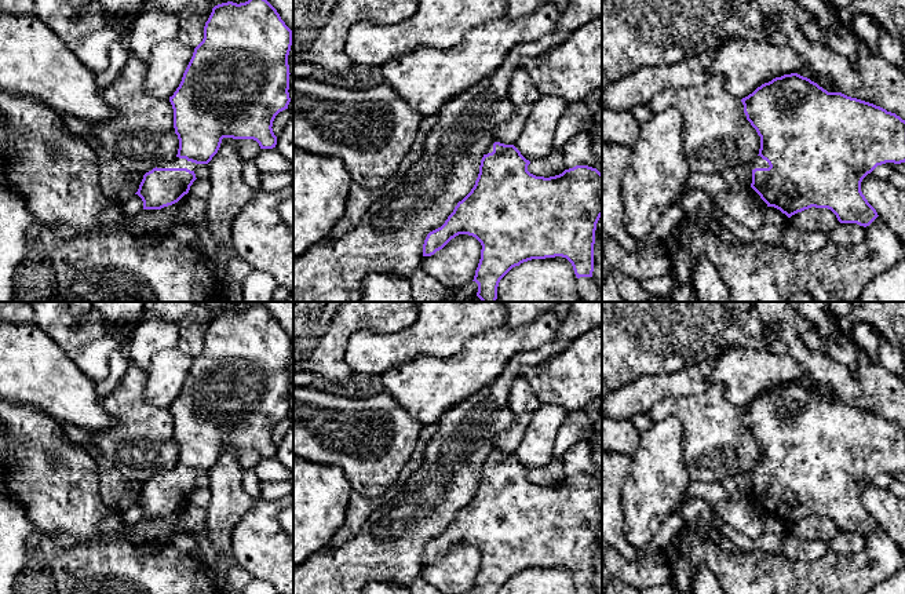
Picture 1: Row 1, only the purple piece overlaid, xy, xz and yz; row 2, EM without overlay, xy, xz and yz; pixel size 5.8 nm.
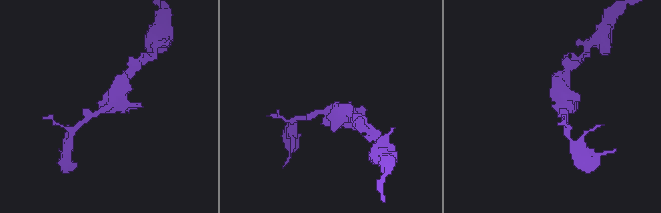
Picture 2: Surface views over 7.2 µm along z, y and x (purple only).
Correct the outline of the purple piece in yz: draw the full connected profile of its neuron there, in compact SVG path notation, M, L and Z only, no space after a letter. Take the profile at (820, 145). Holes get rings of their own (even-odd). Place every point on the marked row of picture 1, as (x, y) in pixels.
M798 73L784 74L762 84L741 102L747 120L760 136L759 154L749 163L751 187L767 207L780 209L788 218L811 207L828 208L840 223L857 223L864 227L879 216L862 194L861 182L877 165L905 163L905 120L873 103L842 92L828 92Z

